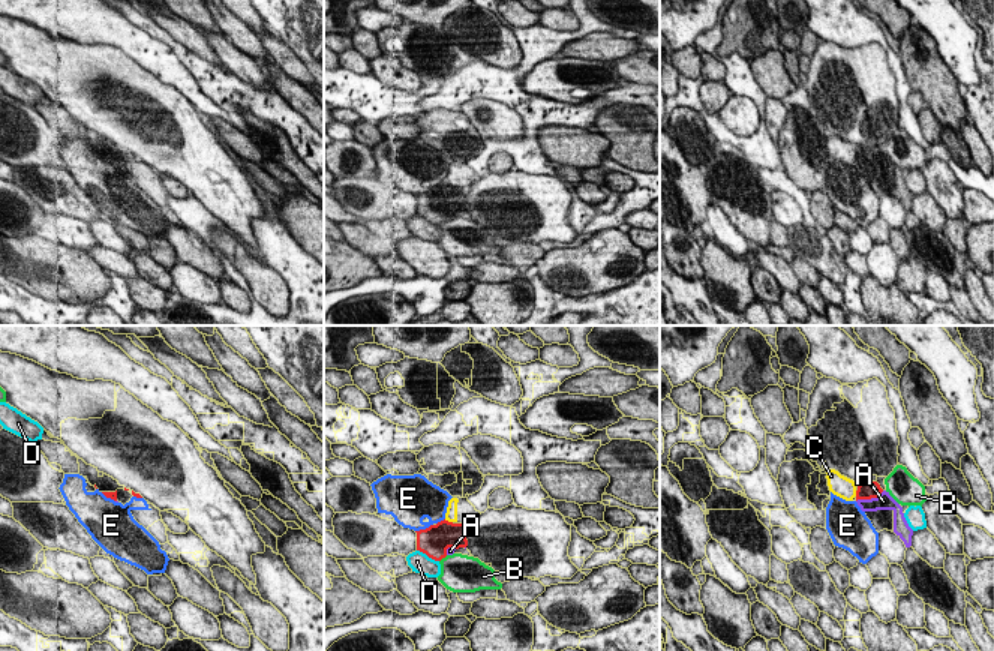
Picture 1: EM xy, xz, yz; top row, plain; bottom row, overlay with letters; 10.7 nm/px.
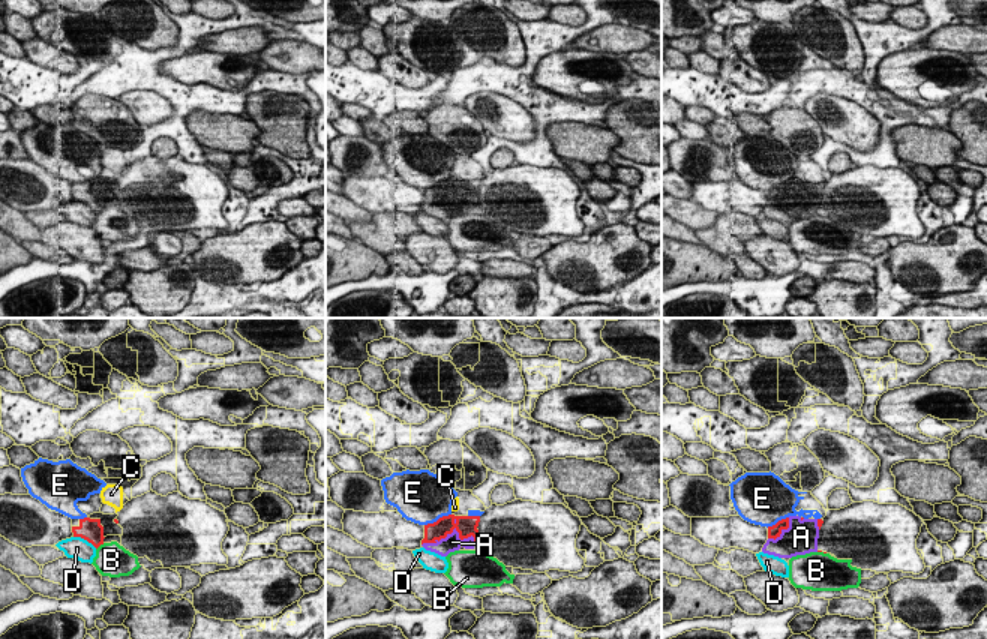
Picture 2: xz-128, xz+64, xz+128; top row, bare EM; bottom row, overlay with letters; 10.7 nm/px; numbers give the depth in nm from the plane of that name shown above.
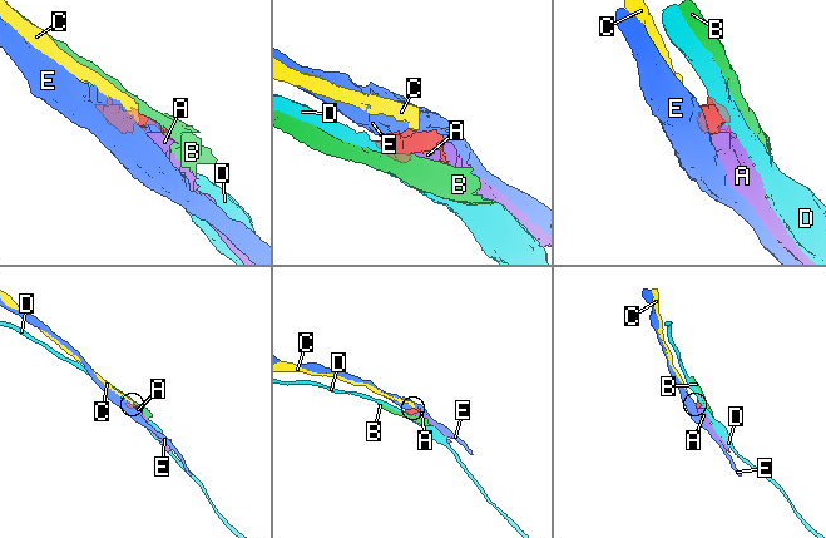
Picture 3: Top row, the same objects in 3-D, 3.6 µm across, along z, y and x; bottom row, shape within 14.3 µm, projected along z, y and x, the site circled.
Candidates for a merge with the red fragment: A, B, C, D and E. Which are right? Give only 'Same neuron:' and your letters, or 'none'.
Same neuron: A

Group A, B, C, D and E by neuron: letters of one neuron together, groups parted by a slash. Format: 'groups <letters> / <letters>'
groups A / B / C / D / E

